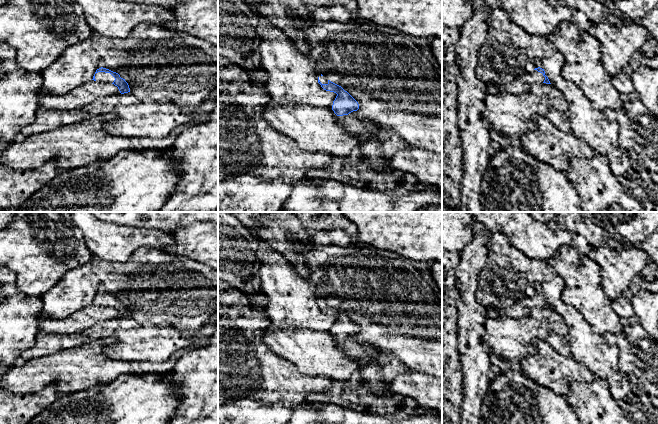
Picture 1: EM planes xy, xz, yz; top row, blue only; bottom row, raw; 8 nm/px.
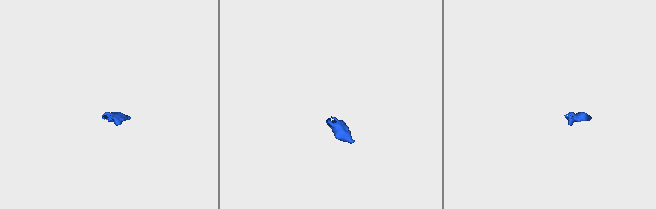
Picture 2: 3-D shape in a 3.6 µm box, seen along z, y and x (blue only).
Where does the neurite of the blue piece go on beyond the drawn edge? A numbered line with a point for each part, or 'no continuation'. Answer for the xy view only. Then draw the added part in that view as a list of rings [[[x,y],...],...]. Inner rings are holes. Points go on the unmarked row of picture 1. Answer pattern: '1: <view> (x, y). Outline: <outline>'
1: xy (104, 301). Outline: [[[98,296],[95,298],[95,303],[98,306],[110,307],[112,308],[115,302],[110,297]]]

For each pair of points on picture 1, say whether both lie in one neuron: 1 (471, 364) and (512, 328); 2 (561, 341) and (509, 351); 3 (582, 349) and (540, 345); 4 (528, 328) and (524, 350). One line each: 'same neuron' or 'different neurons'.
1: different neurons
2: same neuron
3: different neurons
4: same neuron

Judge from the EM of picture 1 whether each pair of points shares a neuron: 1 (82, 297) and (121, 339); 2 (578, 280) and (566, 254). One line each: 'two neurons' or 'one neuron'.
1: two neurons
2: one neuron

